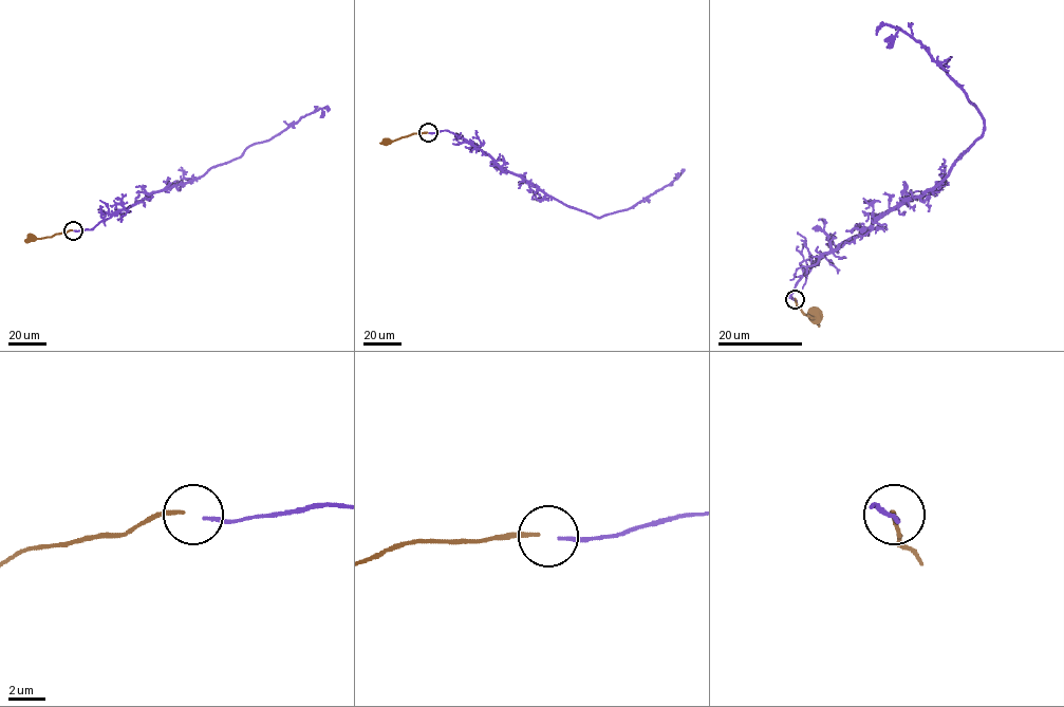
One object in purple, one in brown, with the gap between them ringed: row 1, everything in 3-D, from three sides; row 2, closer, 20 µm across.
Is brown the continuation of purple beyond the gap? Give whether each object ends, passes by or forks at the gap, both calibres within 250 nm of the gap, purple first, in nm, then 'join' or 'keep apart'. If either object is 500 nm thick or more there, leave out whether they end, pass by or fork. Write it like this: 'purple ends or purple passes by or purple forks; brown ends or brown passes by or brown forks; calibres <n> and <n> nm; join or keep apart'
purple ends; brown ends; calibres 200 and 220 nm; join

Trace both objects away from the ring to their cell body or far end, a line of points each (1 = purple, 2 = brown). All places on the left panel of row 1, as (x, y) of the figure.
1: (74, 230), (92, 229), (149, 194), (240, 157), (301, 117), (325, 107), (328, 111)
2: (72, 229), (24, 241)

